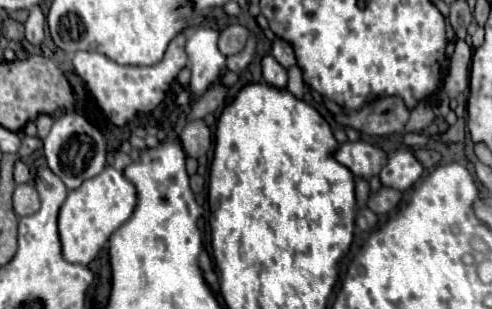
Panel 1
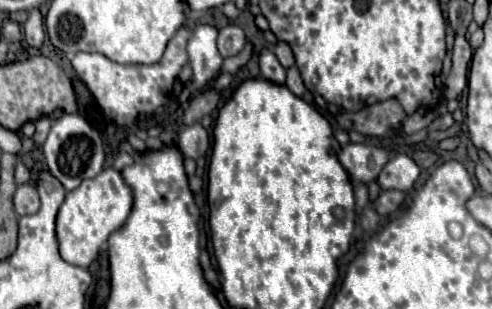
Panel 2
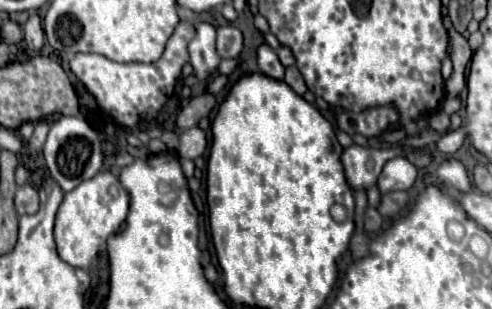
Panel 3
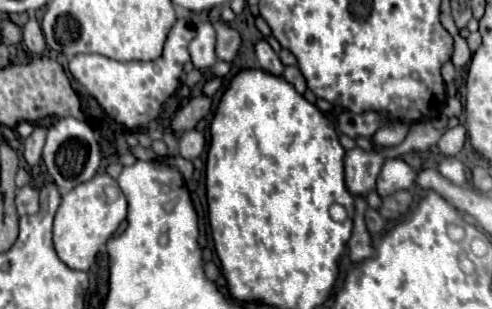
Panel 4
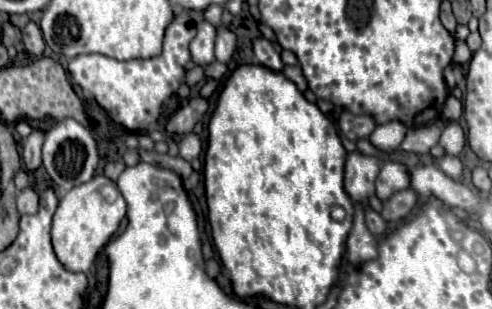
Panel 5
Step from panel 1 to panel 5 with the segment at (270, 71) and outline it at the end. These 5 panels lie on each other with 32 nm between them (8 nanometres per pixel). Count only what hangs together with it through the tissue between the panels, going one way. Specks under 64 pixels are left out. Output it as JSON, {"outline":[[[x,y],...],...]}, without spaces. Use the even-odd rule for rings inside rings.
{"outline":[[[260,36],[260,38],[256,38],[252,42],[252,48],[254,48],[254,56],[258,58],[260,64],[264,64],[264,66],[268,66],[272,70],[282,70],[284,68],[282,60],[280,60],[280,54],[274,50],[274,46],[272,46],[270,40],[266,40],[266,38]]]}

